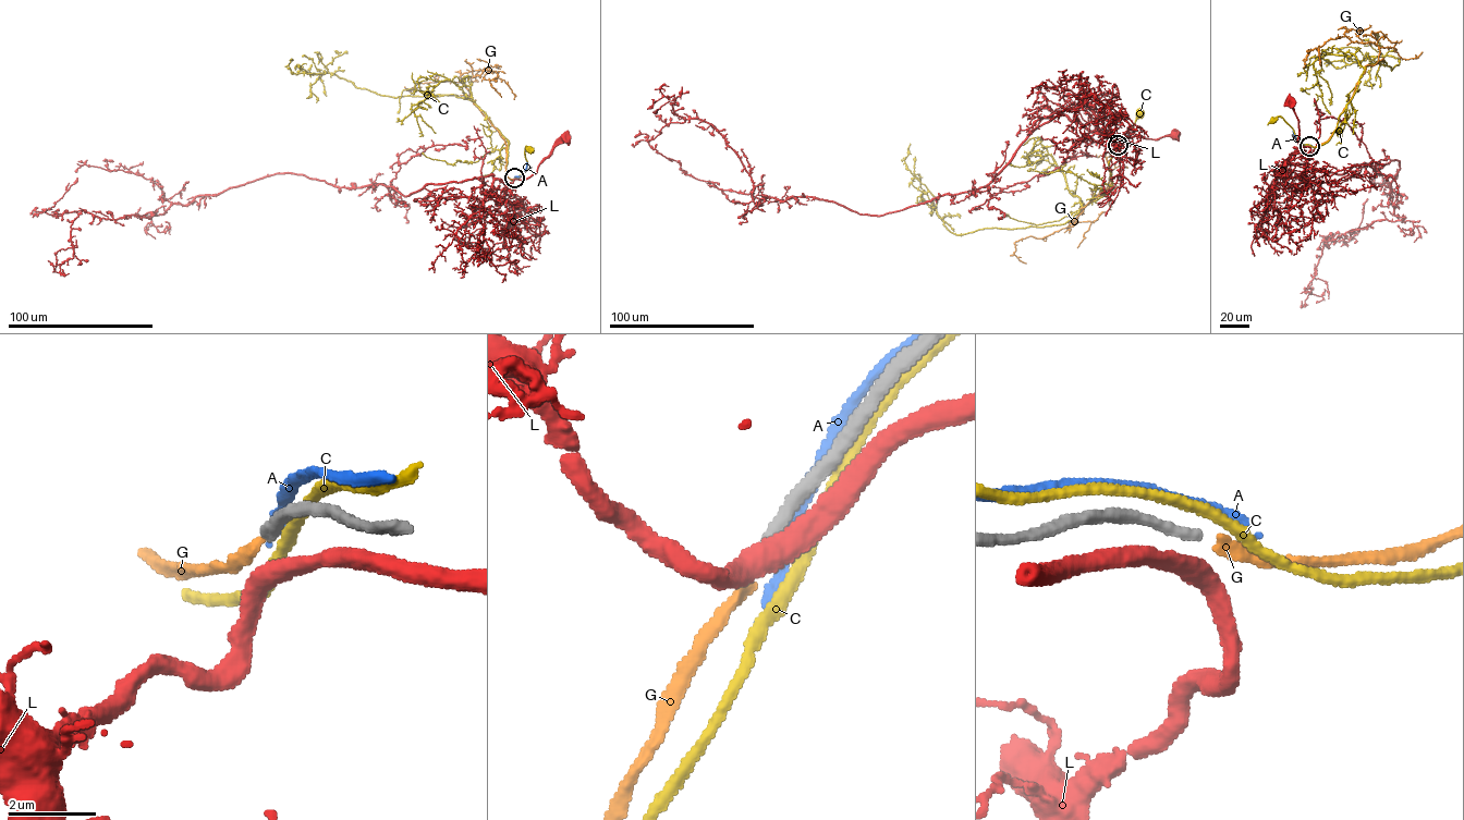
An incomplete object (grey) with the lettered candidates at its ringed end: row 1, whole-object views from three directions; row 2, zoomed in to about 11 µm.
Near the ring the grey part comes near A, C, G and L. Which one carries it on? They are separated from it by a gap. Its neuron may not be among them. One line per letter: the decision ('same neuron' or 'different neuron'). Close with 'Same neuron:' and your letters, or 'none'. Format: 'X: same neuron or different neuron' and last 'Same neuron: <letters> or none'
A: different neuron
C: different neuron
G: same neuron
L: different neuron
Same neuron: G

